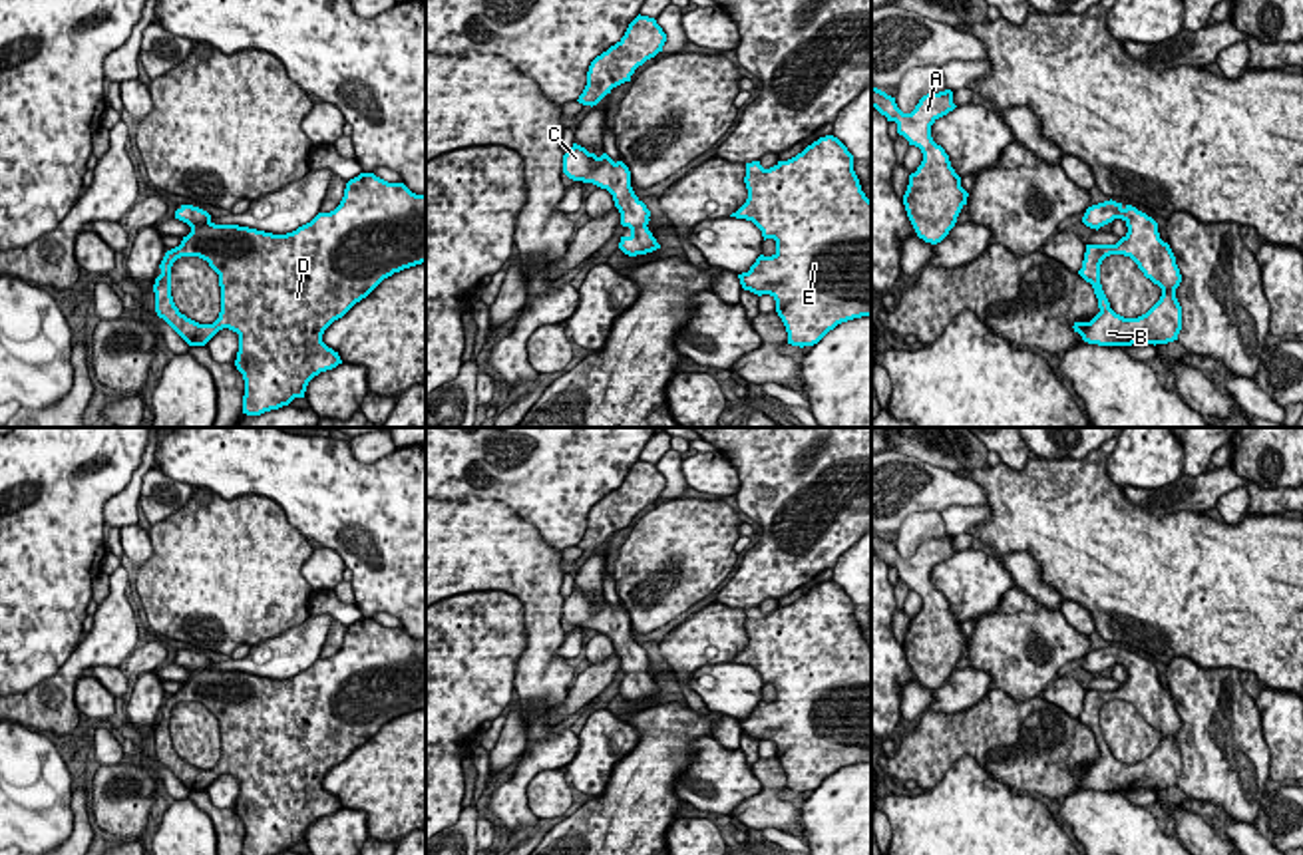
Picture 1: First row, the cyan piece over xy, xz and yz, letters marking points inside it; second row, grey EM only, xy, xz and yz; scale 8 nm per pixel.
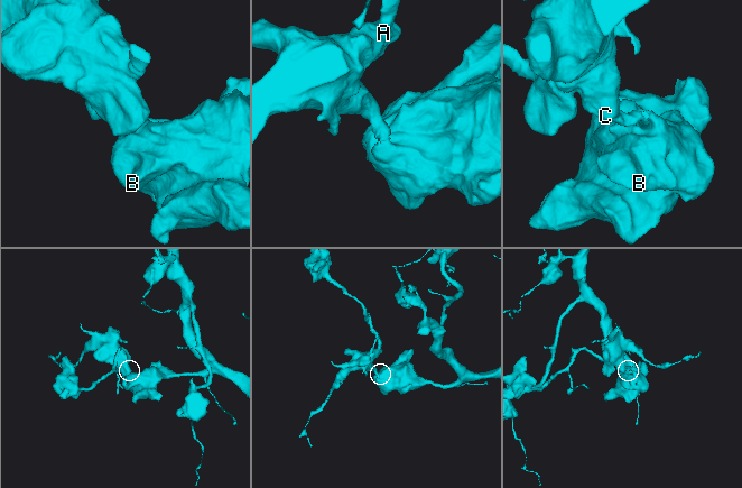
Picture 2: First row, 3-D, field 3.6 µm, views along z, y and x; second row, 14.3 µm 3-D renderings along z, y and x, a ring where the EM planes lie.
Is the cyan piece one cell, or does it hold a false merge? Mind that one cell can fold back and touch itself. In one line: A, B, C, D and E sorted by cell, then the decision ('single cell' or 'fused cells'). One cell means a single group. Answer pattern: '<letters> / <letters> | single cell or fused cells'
A B C D E | single cell

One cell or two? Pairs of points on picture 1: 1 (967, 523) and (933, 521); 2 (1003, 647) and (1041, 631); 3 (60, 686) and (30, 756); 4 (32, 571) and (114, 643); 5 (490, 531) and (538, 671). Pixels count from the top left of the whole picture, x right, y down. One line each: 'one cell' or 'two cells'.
1: two cells
2: one cell
3: two cells
4: two cells
5: one cell

